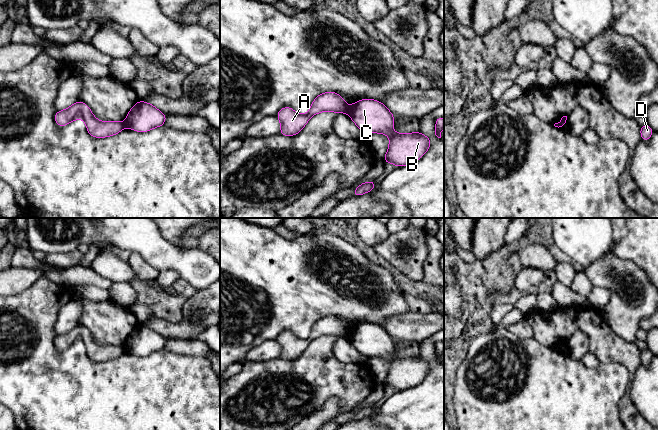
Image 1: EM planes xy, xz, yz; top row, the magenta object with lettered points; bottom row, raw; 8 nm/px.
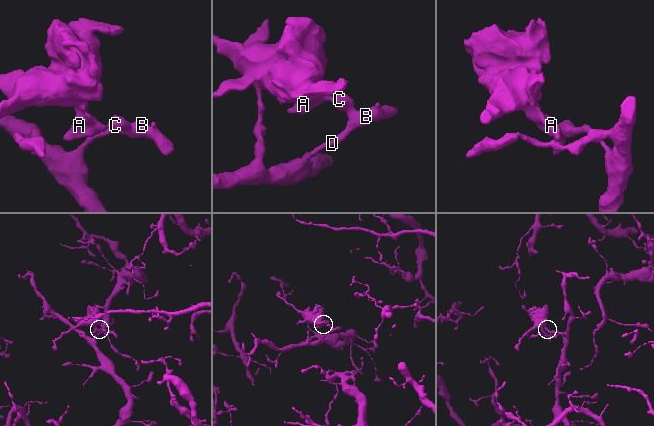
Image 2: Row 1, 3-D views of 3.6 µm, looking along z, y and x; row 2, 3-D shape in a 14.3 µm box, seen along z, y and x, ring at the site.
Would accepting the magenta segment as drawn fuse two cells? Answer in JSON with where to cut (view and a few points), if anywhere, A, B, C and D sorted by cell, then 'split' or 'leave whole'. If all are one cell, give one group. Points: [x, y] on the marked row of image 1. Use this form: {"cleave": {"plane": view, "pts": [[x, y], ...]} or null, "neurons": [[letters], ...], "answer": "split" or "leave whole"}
{"cleave": {"plane": "xy", "pts": [[124, 122], [126, 125]]}, "neurons": [["A"], ["B", "C", "D"]], "answer": "split"}

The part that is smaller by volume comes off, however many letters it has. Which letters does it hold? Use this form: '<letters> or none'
A

